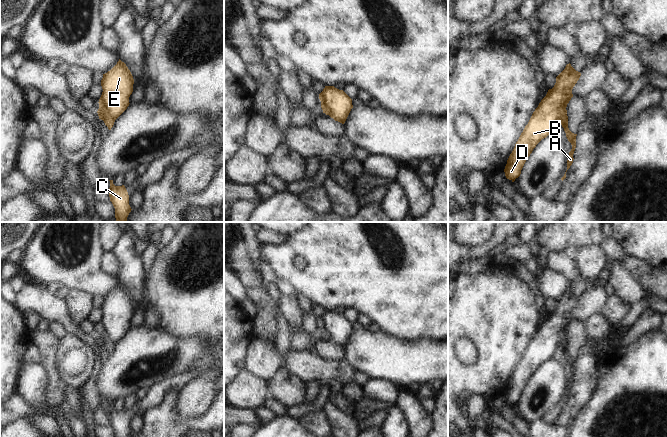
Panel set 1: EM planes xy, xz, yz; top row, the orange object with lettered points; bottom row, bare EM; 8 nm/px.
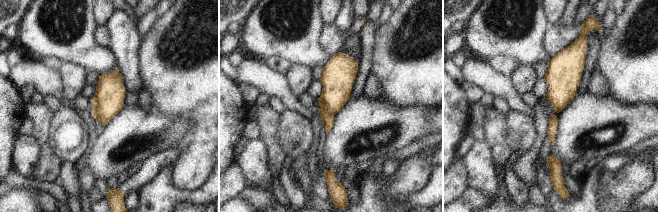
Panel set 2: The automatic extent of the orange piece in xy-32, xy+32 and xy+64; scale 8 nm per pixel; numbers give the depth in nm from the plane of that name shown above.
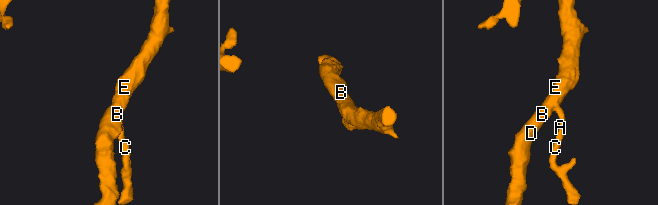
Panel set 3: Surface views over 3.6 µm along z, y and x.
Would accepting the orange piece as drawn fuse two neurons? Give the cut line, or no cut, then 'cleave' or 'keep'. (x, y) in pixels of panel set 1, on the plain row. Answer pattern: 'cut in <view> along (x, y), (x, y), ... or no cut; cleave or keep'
cut in xy along (99, 331), (102, 331), (114, 344); cleave

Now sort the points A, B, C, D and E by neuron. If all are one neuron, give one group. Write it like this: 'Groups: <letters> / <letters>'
Groups: A C / B D E.

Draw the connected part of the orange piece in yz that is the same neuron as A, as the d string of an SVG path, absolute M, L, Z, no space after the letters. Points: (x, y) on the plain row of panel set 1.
M561 333L560 338L559 338L559 345L558 347L564 352L564 355L566 357L566 361L568 365L572 369L572 373L569 376L569 382L567 384L567 394L570 392L570 390L573 387L573 378L576 372L576 360L577 358L572 357L569 352L568 352L568 340L567 340L567 334L566 333Z

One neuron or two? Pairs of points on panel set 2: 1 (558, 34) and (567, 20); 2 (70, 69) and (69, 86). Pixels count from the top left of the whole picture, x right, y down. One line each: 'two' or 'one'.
1: two
2: one

